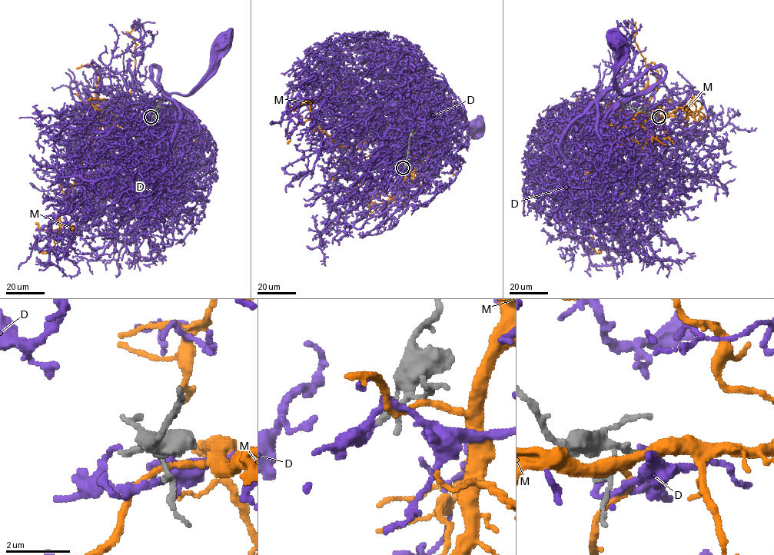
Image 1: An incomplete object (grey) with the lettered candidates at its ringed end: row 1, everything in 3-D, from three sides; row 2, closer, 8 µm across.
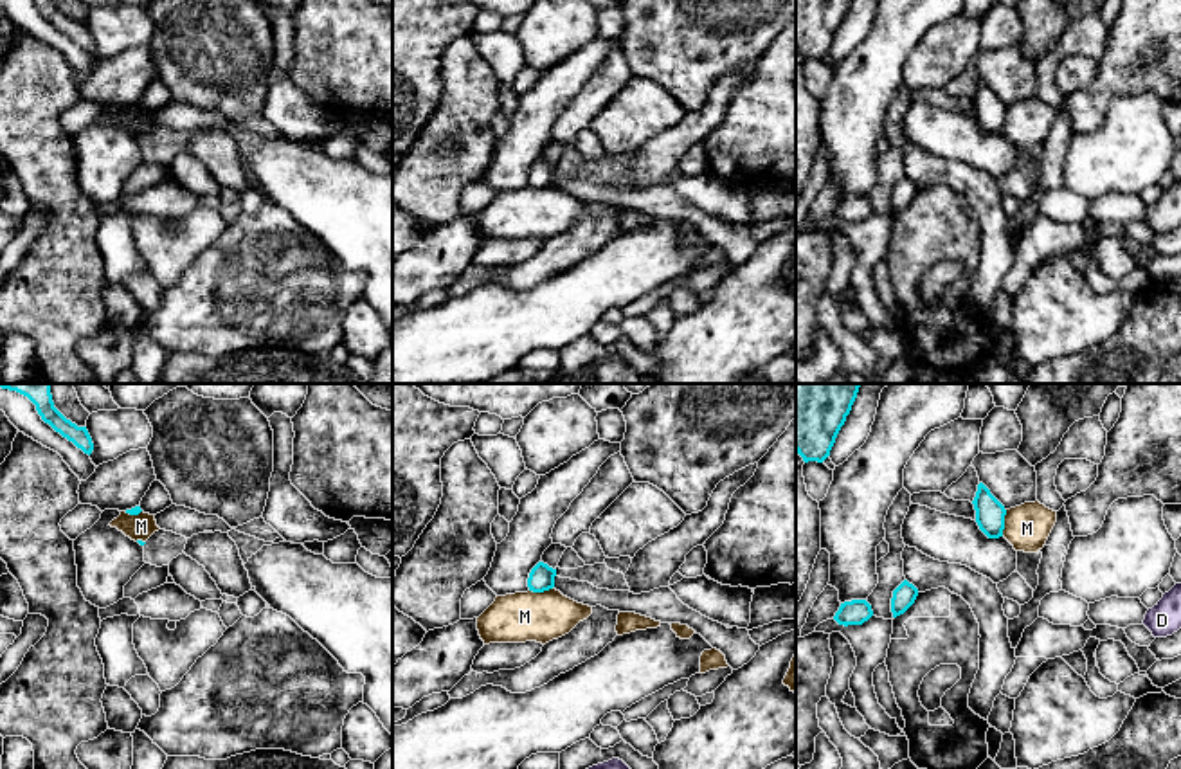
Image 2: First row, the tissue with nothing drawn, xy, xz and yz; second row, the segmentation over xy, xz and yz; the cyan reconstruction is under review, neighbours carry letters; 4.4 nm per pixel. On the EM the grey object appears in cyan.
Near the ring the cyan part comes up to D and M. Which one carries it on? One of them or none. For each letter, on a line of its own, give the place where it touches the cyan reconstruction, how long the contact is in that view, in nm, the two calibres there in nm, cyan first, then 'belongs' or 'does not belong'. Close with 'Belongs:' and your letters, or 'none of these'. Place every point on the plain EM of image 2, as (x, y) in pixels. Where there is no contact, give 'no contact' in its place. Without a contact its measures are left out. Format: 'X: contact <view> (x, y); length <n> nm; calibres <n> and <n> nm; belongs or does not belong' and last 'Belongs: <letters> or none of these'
D: no contact; does not belong
M: contact yz (1003, 119); length 120 nm; calibres 130 and 200 nm; does not belong
Belongs: none of these

